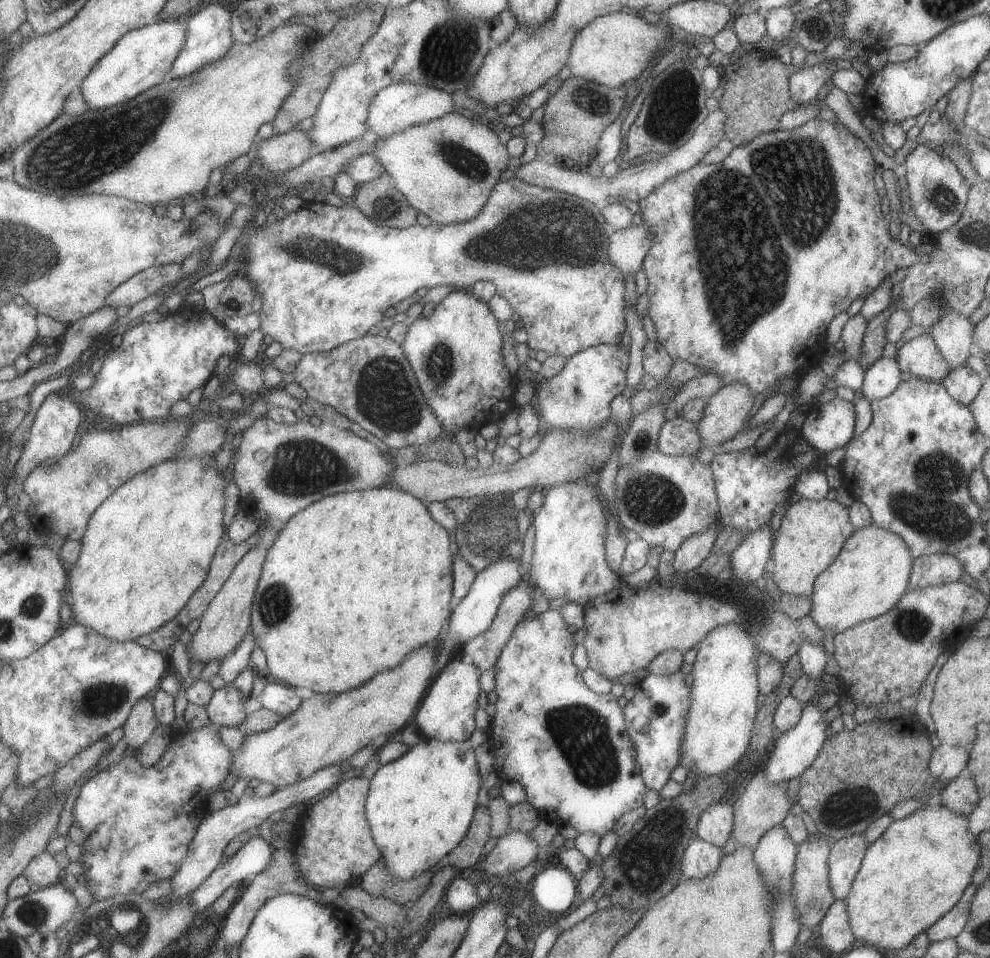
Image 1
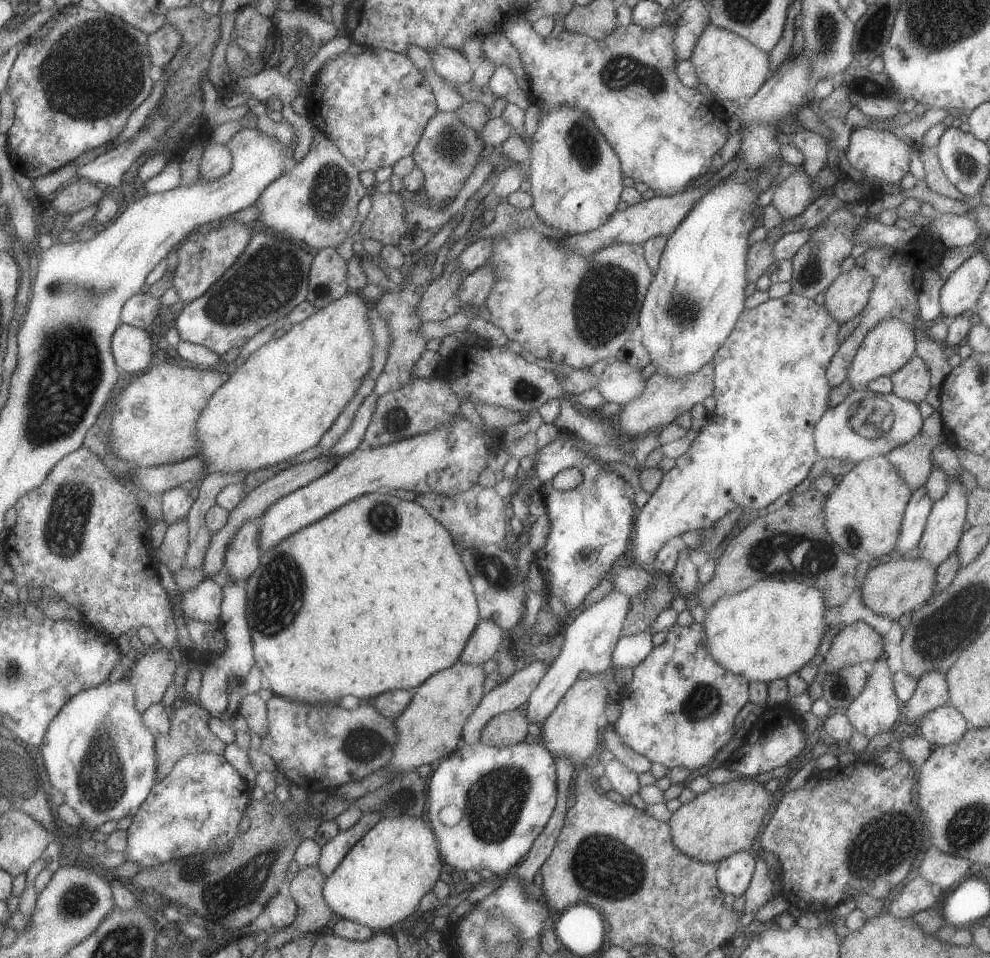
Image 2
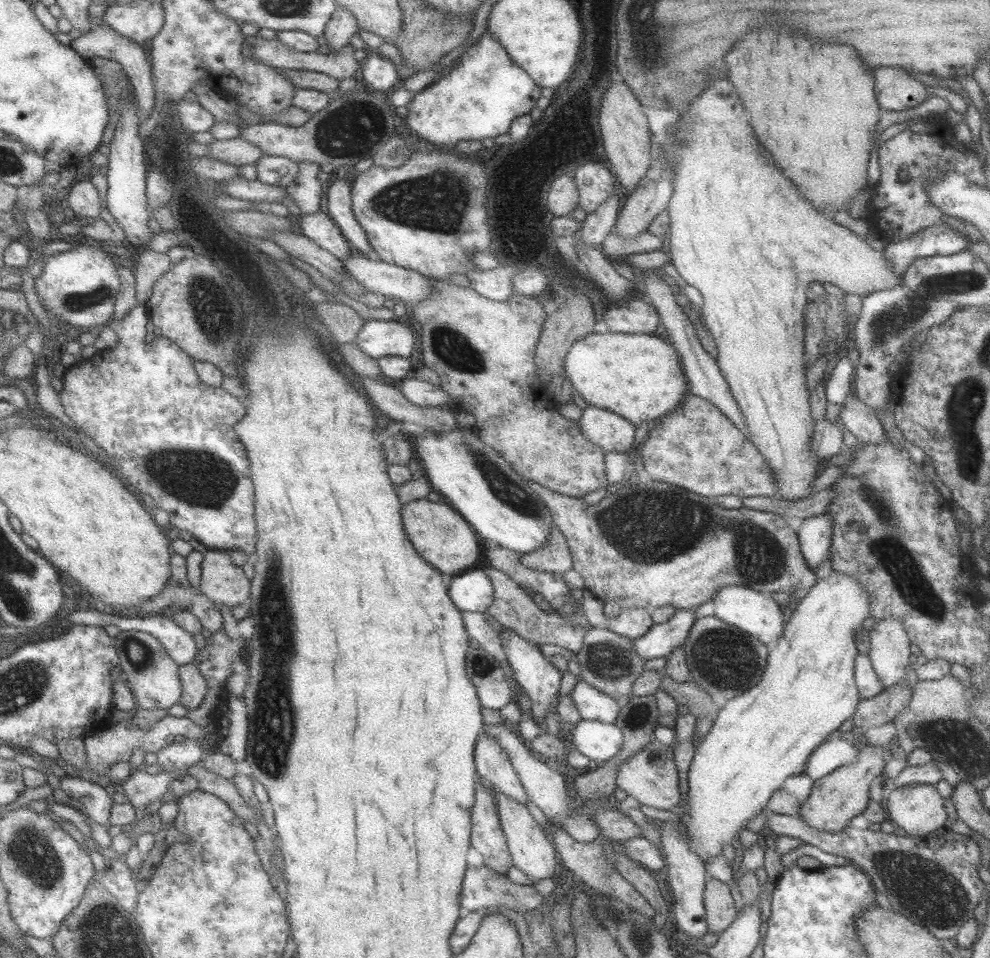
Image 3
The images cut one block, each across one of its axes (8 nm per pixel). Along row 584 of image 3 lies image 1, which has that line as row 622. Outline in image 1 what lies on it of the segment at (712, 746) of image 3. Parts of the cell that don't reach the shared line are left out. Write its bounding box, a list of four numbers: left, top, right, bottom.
[808,524,912,636]

